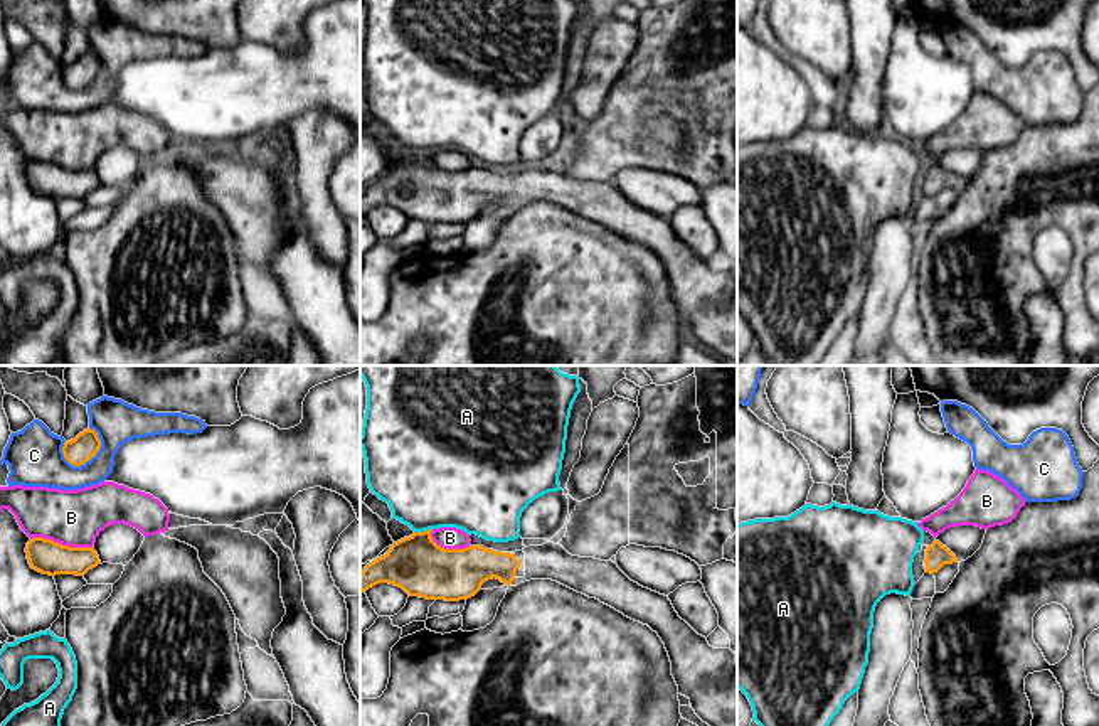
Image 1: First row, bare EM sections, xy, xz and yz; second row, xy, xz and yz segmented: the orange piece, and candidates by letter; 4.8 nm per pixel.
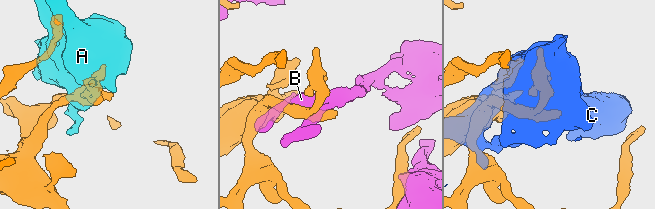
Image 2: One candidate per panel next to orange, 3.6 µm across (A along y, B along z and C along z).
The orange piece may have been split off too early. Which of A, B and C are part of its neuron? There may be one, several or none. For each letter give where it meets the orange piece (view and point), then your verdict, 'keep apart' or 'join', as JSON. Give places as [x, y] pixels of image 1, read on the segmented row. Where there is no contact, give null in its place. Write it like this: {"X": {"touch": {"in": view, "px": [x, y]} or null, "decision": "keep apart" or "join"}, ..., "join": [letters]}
{"A": {"touch": {"in": "xz", "px": [424, 531]}, "decision": "keep apart"}, "B": {"touch": {"in": "xy", "px": [61, 544]}, "decision": "keep apart"}, "C": {"touch": {"in": "xy", "px": [98, 450]}, "decision": "keep apart"}, "join": []}

